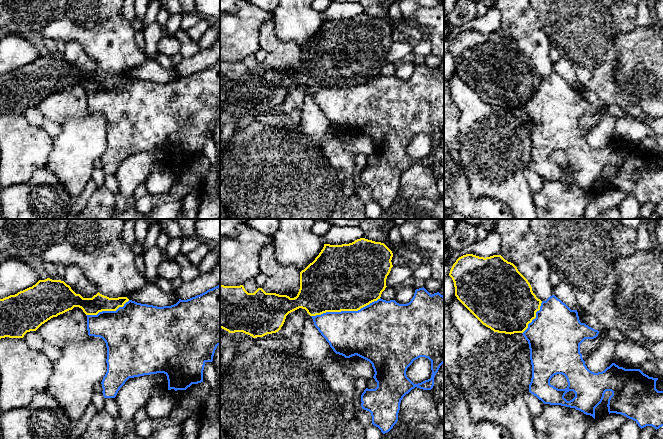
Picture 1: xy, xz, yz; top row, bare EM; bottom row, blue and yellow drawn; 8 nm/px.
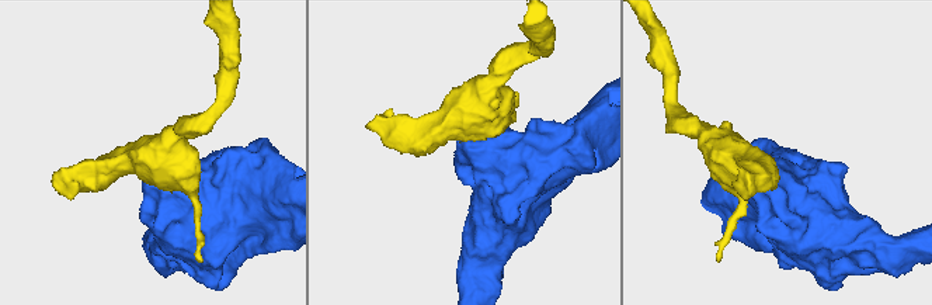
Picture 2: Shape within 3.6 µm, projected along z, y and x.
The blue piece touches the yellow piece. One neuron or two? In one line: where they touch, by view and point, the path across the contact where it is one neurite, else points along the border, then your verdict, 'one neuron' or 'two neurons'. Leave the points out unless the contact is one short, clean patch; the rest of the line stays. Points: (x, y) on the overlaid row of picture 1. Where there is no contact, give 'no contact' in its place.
meets blue in xz at (345, 311); two neurons

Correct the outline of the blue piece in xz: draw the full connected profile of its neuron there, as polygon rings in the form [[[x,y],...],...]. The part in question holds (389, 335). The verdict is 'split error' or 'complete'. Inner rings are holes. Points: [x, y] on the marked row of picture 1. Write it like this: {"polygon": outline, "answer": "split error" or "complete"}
{"polygon": [[[424,287],[415,290],[414,296],[407,304],[399,304],[395,300],[378,299],[358,311],[326,312],[311,316],[315,327],[329,343],[336,354],[345,358],[359,356],[372,364],[373,378],[377,382],[375,389],[366,388],[361,395],[361,407],[371,413],[372,424],[383,434],[389,432],[398,421],[400,403],[403,397],[415,387],[431,390],[434,377],[444,363],[444,296],[439,292],[430,294]],[[425,357],[431,361],[431,378],[414,384],[406,375],[407,368],[414,360]]], "answer": "complete"}

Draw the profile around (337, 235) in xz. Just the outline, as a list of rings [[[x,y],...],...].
[[[331,225],[328,232],[322,237],[324,244],[330,245],[349,244],[360,238],[363,238],[363,232],[360,228],[337,225]]]

